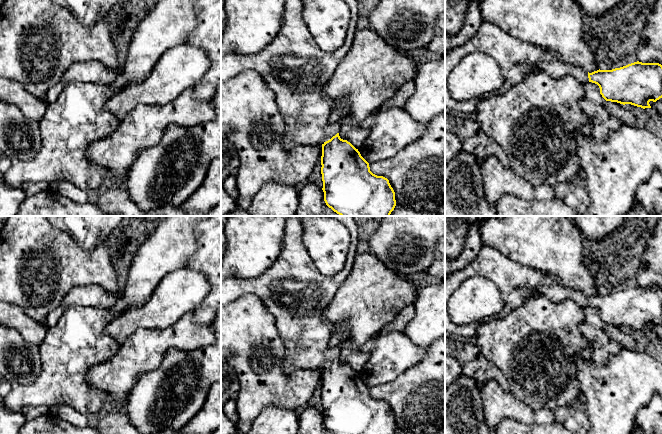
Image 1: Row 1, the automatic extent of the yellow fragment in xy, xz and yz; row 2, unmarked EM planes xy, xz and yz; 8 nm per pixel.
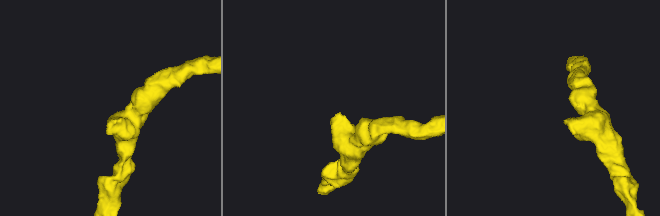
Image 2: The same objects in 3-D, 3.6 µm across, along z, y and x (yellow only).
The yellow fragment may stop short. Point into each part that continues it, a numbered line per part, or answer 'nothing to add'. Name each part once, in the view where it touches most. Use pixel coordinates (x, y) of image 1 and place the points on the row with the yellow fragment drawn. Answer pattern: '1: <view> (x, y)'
1: xz (294, 67)

